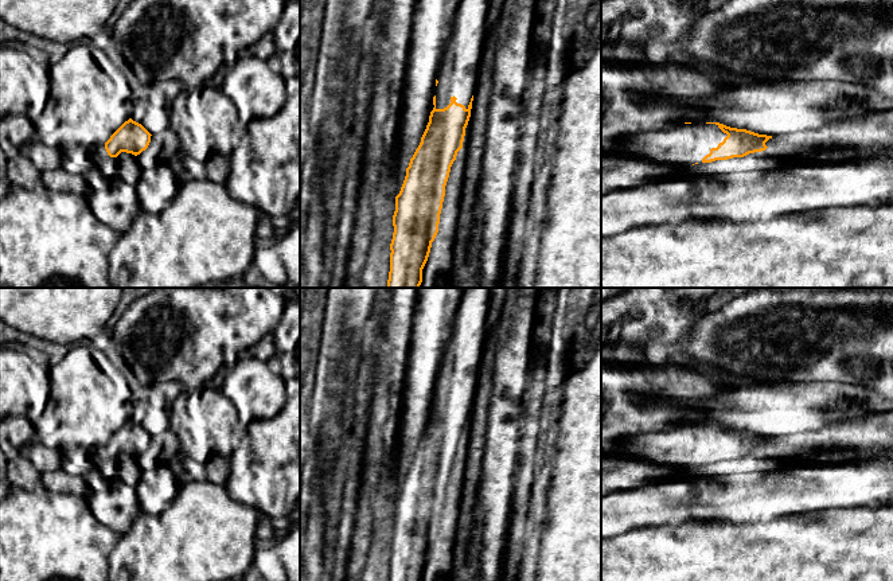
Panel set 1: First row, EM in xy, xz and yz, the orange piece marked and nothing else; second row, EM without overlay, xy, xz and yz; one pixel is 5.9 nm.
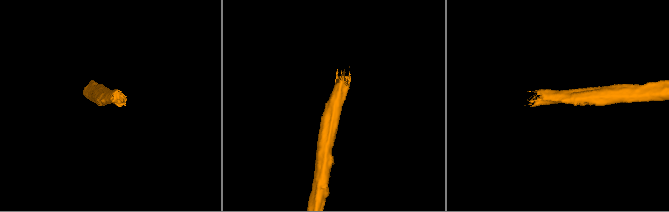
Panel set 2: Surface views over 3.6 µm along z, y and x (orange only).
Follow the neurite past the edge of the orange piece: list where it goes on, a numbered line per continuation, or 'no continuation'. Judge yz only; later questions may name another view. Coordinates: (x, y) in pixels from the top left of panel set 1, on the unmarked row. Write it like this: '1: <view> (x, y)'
1: yz (685, 445)

